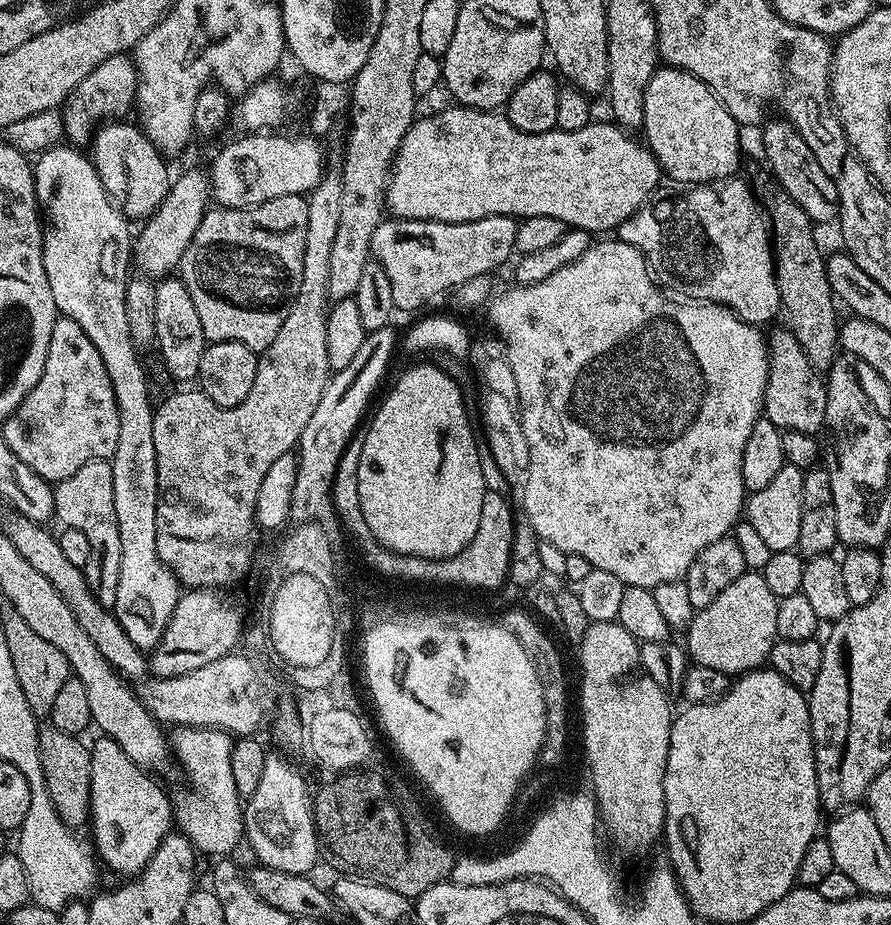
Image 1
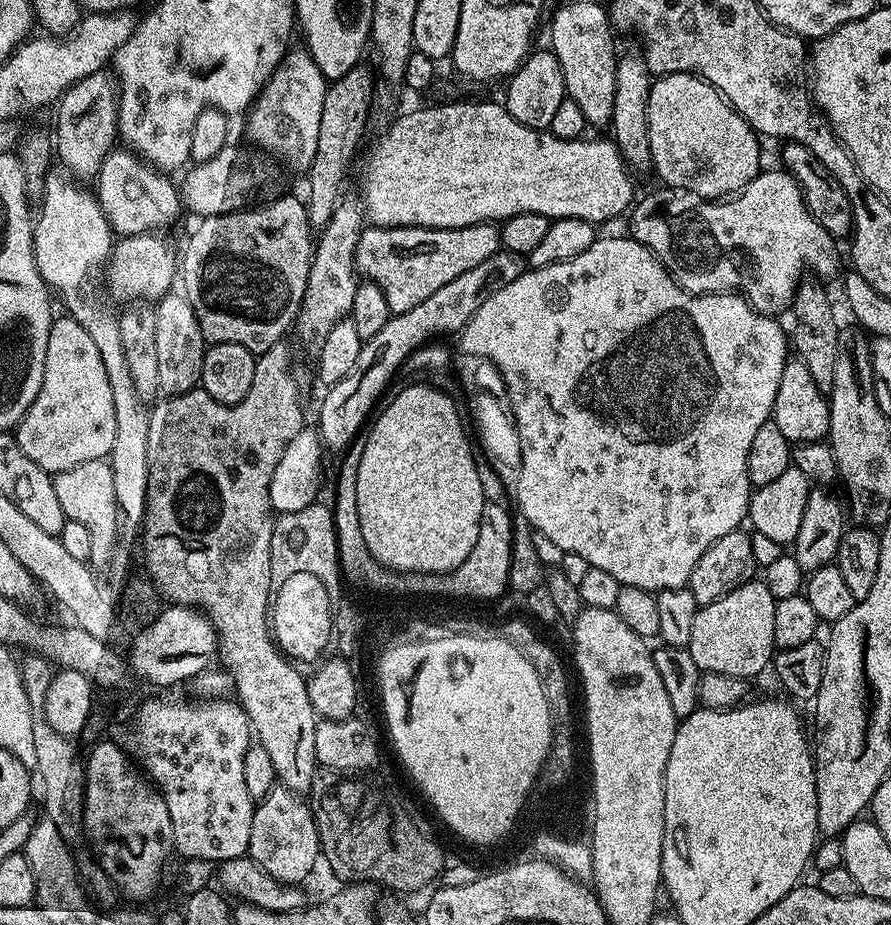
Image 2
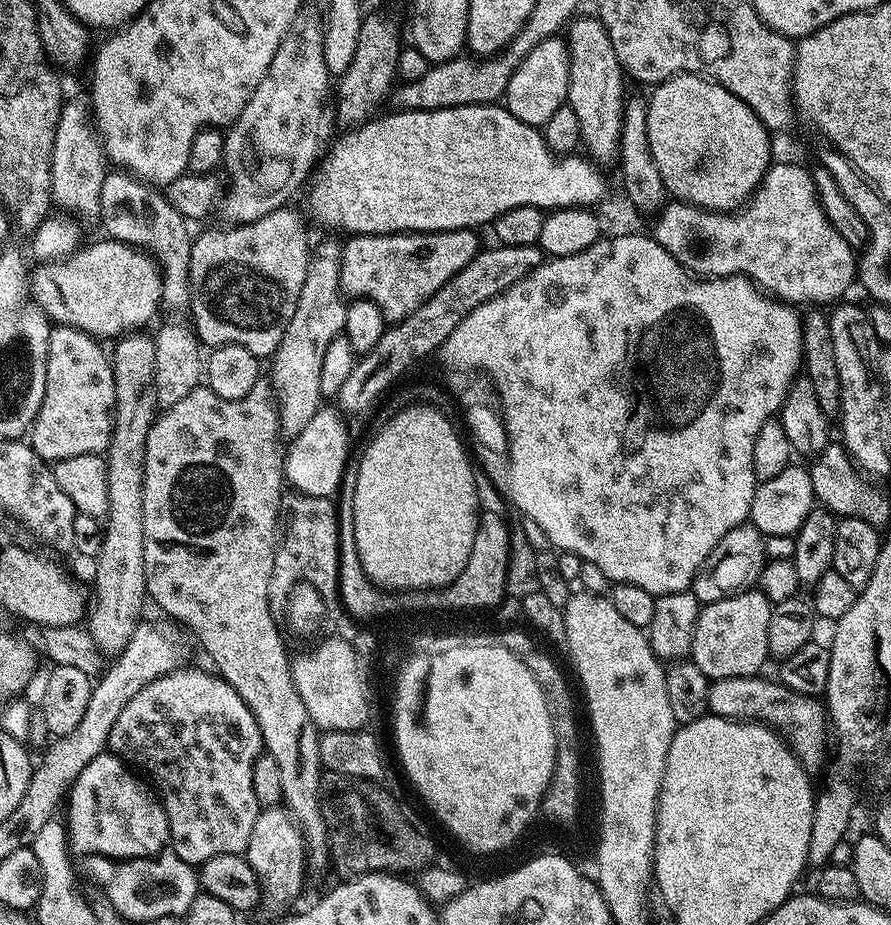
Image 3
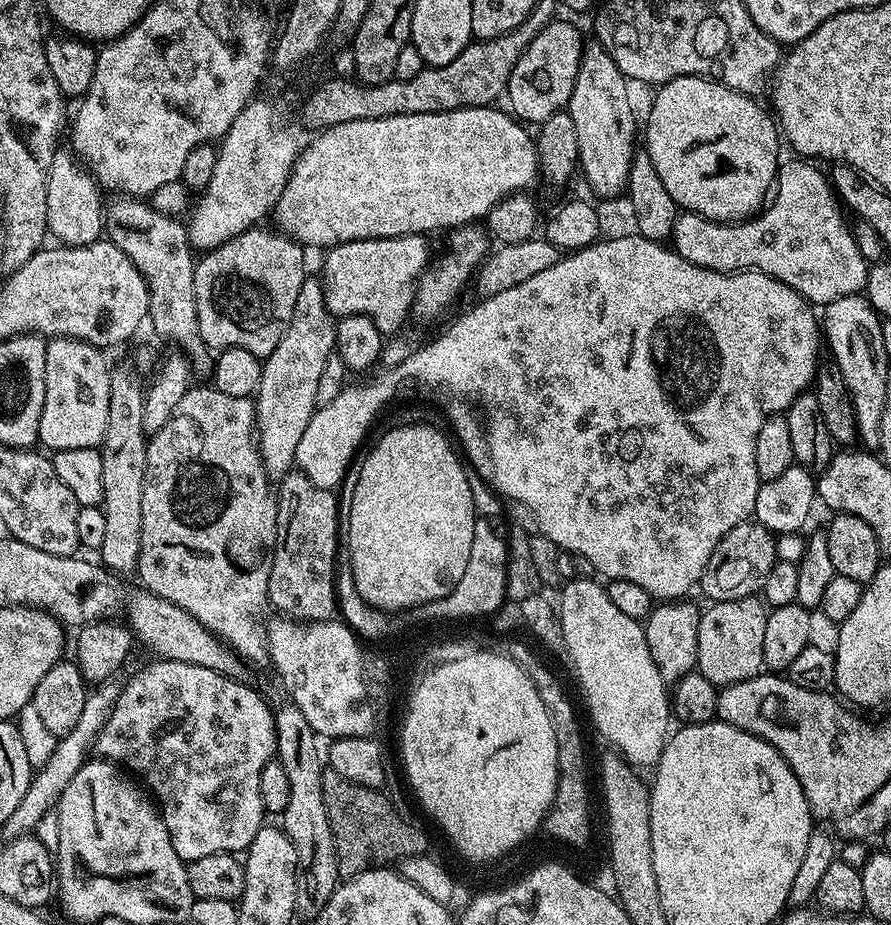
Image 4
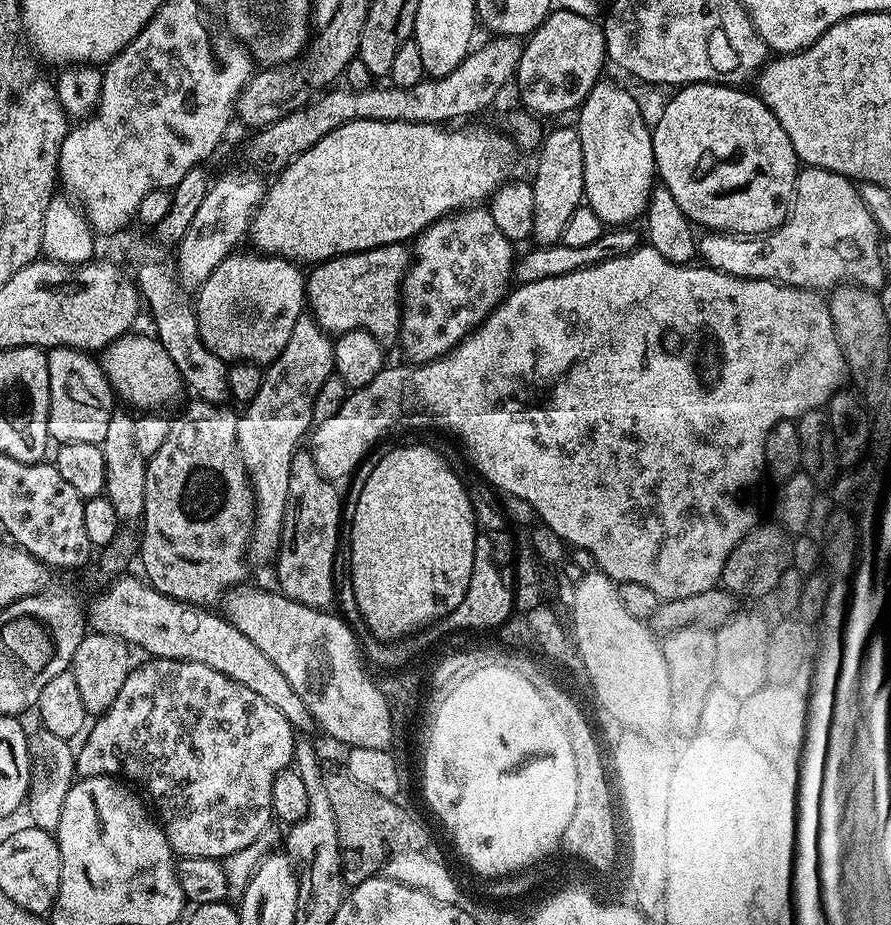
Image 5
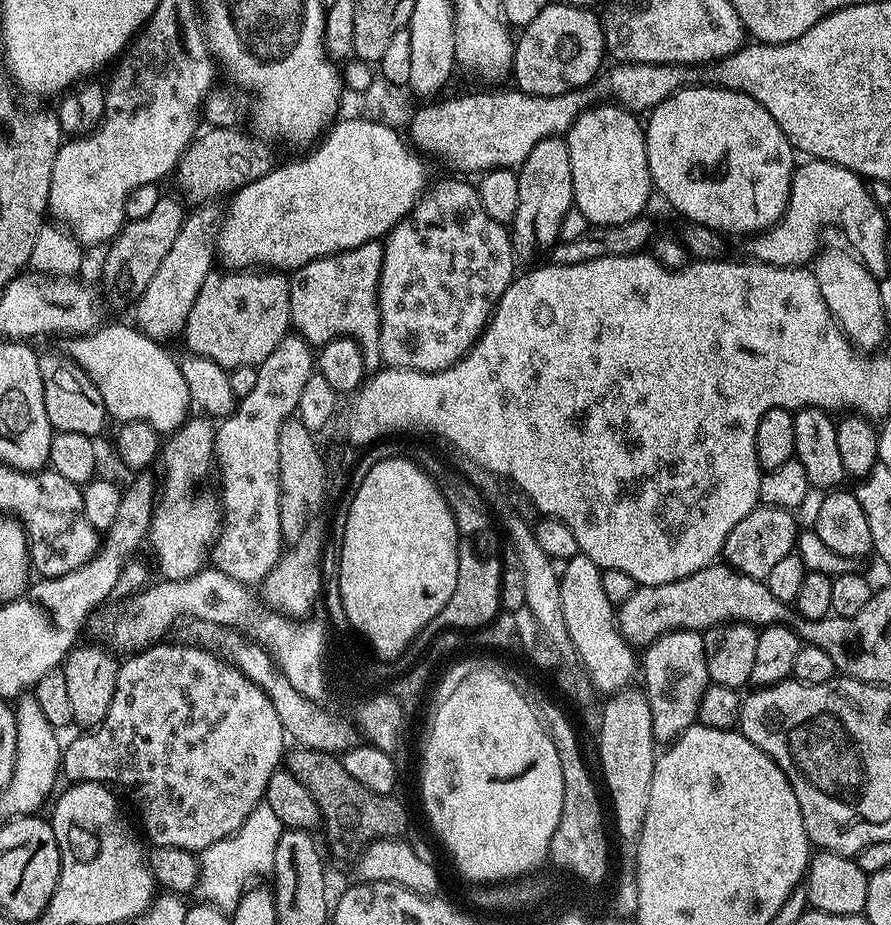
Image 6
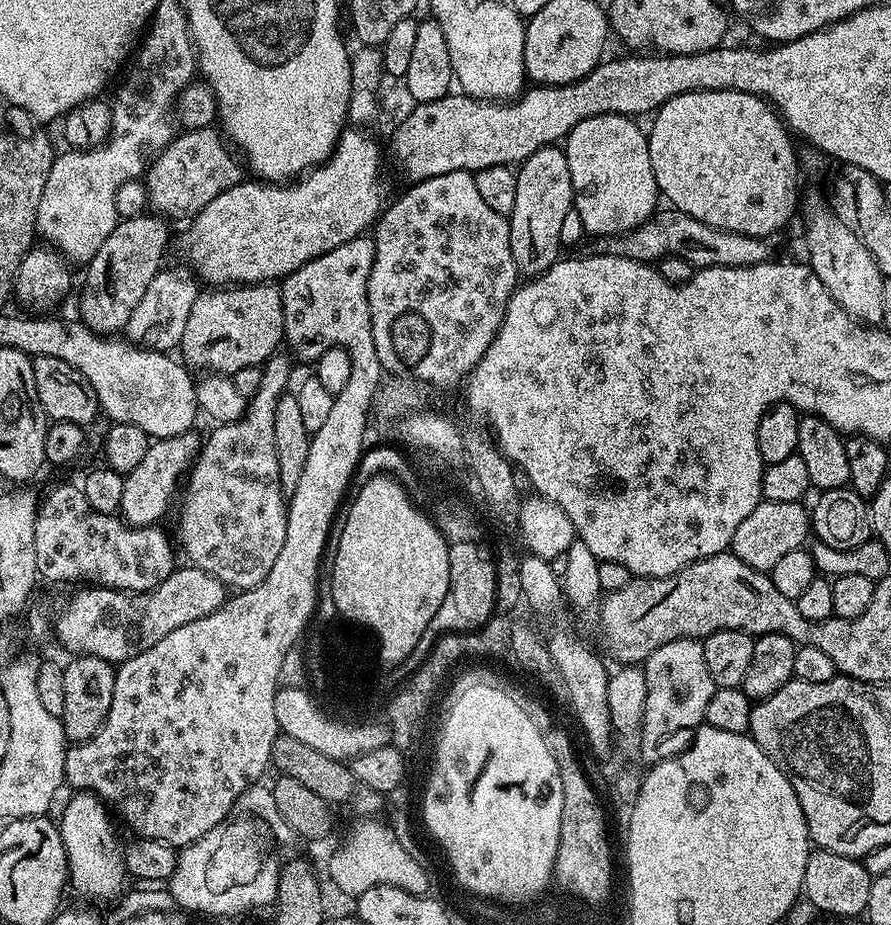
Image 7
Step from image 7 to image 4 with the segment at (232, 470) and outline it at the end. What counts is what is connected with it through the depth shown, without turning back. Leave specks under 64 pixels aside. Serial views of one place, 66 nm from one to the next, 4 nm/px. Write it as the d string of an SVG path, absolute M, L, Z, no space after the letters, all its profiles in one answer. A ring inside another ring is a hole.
M305 278L302 282L302 290L298 290L298 302L294 302L294 314L290 318L290 326L286 326L286 334L282 334L282 342L274 346L274 350L263 361L264 369L260 379L260 387L255 393L256 427L258 429L258 443L260 445L260 456L264 459L264 466L269 477L283 478L293 471L295 460L295 447L301 441L306 426L318 405L318 382L322 378L322 370L326 362L334 355L336 347L336 325L337 317L328 306L328 297L323 283L320 284L312 278Z

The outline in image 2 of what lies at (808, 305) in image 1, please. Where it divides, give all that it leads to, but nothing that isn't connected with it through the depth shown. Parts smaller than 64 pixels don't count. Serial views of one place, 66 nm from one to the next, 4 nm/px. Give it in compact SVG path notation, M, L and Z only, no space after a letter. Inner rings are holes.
M801 283L797 287L795 296L792 297L790 305L790 313L796 319L796 325L790 328L790 348L794 353L795 359L804 363L806 370L810 370L810 374L814 377L814 382L818 382L818 386L826 394L831 393L834 386L834 378L836 377L836 367L838 366L838 358L842 355L842 344L840 348L840 328L836 325L836 312L832 309L832 300L828 297L828 292L820 284Z

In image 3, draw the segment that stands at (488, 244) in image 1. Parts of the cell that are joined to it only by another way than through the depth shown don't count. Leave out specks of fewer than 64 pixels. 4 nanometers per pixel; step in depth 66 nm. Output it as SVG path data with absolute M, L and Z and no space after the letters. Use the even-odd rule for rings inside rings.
M467 228L454 232L394 232L390 236L349 235L340 254L340 287L349 297L374 302L385 321L404 320L481 251L482 243L476 235Z

